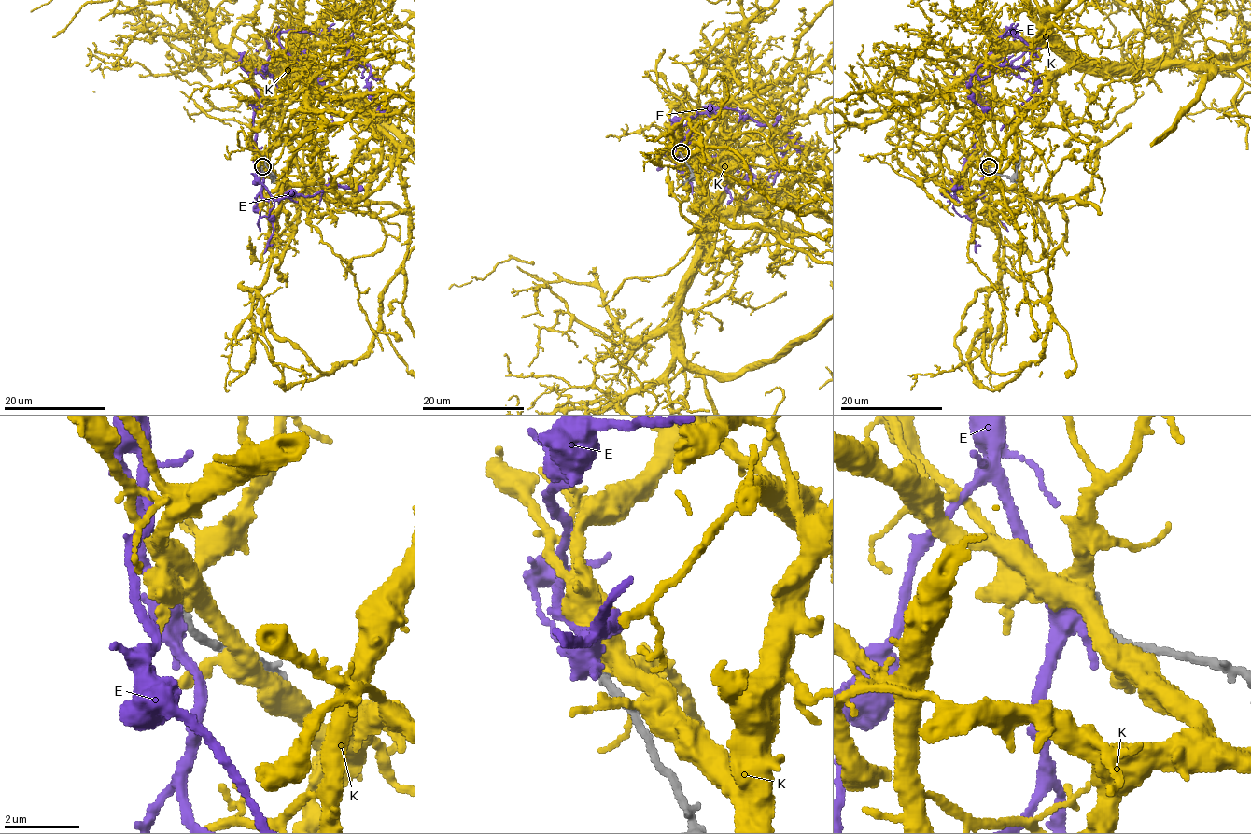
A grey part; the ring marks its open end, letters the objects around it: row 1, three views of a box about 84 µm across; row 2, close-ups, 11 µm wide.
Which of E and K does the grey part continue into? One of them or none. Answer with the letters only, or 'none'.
K

